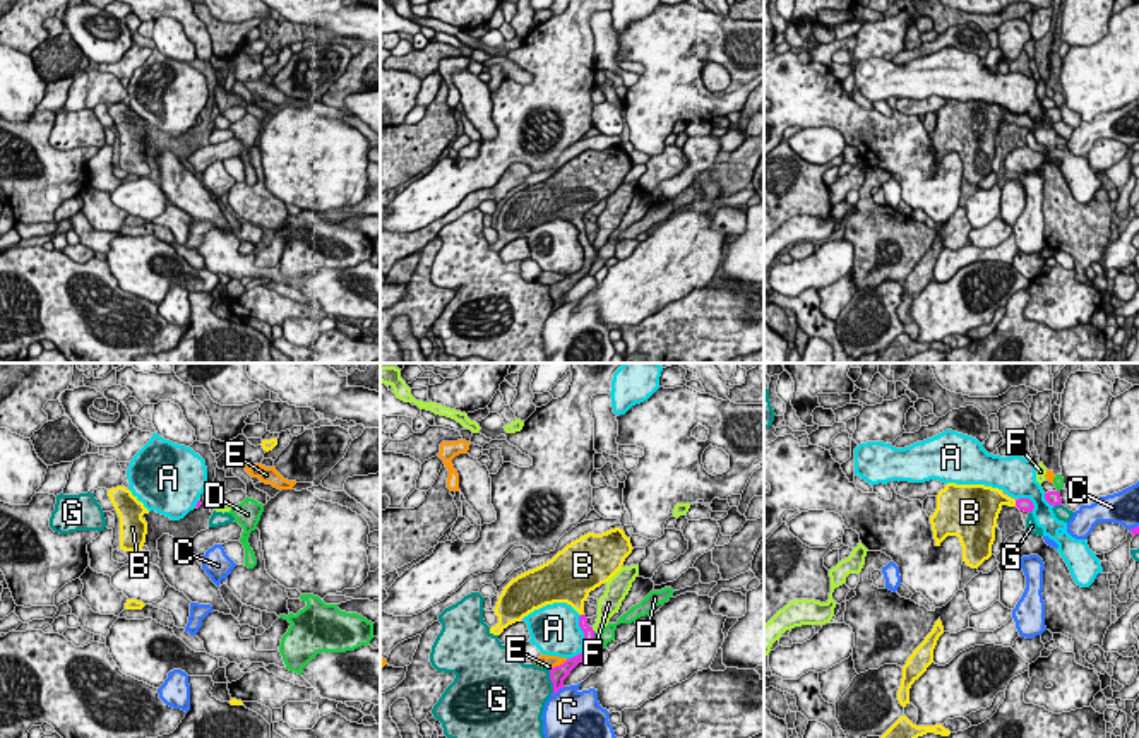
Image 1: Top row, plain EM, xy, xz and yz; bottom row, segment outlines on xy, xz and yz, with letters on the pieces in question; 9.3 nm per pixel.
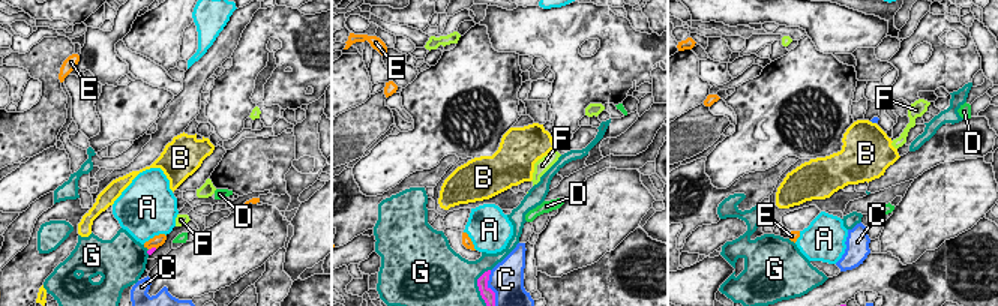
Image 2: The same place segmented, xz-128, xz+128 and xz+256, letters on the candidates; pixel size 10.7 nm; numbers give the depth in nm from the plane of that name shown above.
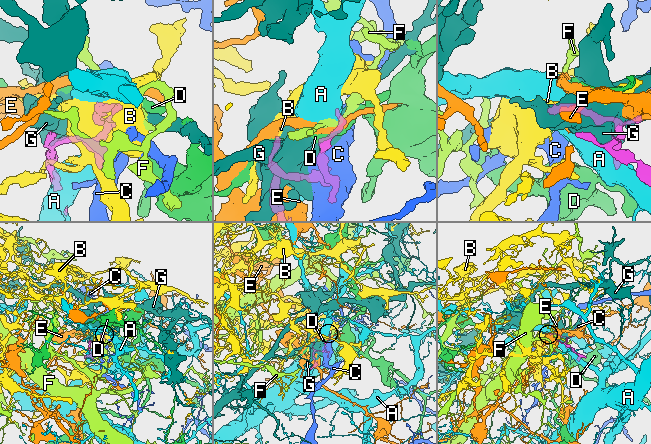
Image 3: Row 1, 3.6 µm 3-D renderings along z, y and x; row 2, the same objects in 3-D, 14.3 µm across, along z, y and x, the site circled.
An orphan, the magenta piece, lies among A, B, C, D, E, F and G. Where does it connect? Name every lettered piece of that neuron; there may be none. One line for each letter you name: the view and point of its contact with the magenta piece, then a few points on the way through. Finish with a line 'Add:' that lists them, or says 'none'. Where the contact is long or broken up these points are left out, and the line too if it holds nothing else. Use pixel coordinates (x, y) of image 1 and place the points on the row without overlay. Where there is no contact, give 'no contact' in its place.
B: yz (1016, 120) | across yz (1023, 120), (1016, 120), (990, 117)
Add: B

